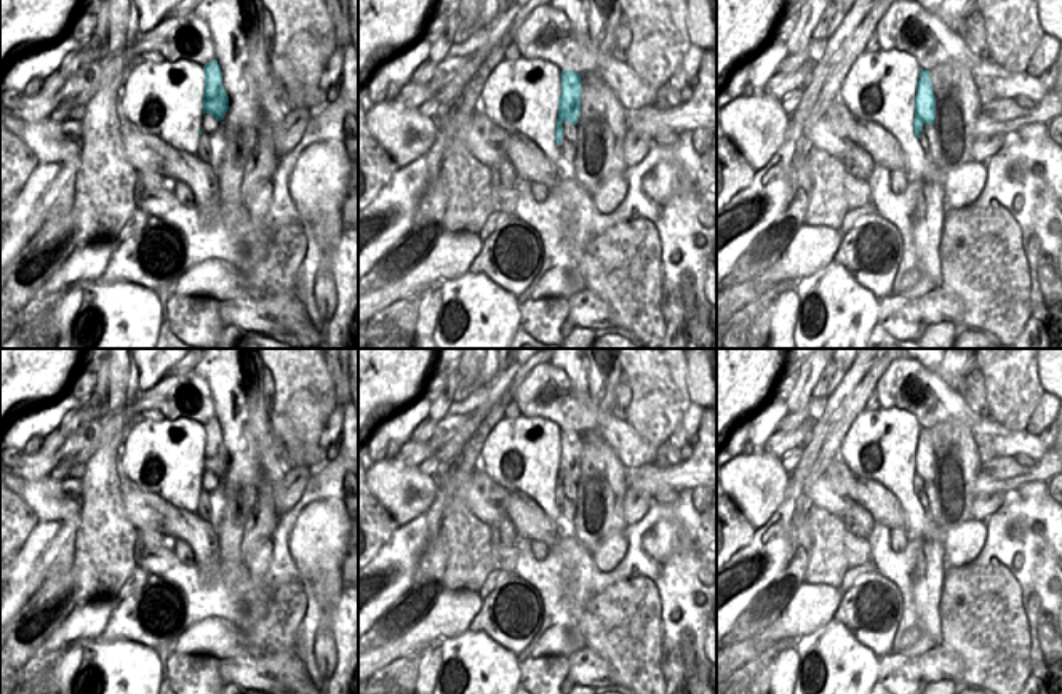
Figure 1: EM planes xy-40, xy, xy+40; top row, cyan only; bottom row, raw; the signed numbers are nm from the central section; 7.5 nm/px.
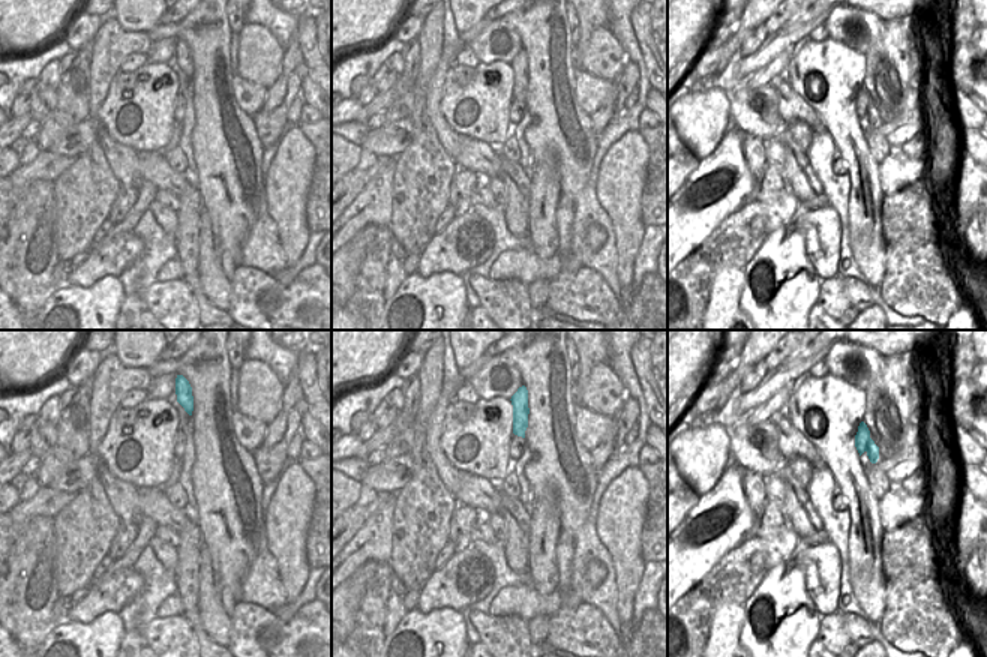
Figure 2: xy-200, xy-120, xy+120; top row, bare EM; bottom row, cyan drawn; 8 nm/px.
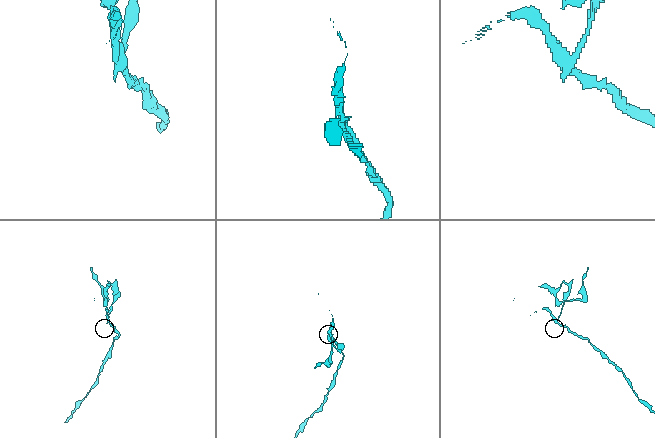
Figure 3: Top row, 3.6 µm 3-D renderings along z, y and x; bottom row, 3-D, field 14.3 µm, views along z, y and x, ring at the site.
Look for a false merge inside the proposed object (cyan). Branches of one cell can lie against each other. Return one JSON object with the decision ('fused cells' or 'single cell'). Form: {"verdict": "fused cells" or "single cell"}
{"verdict": "fused cells"}

